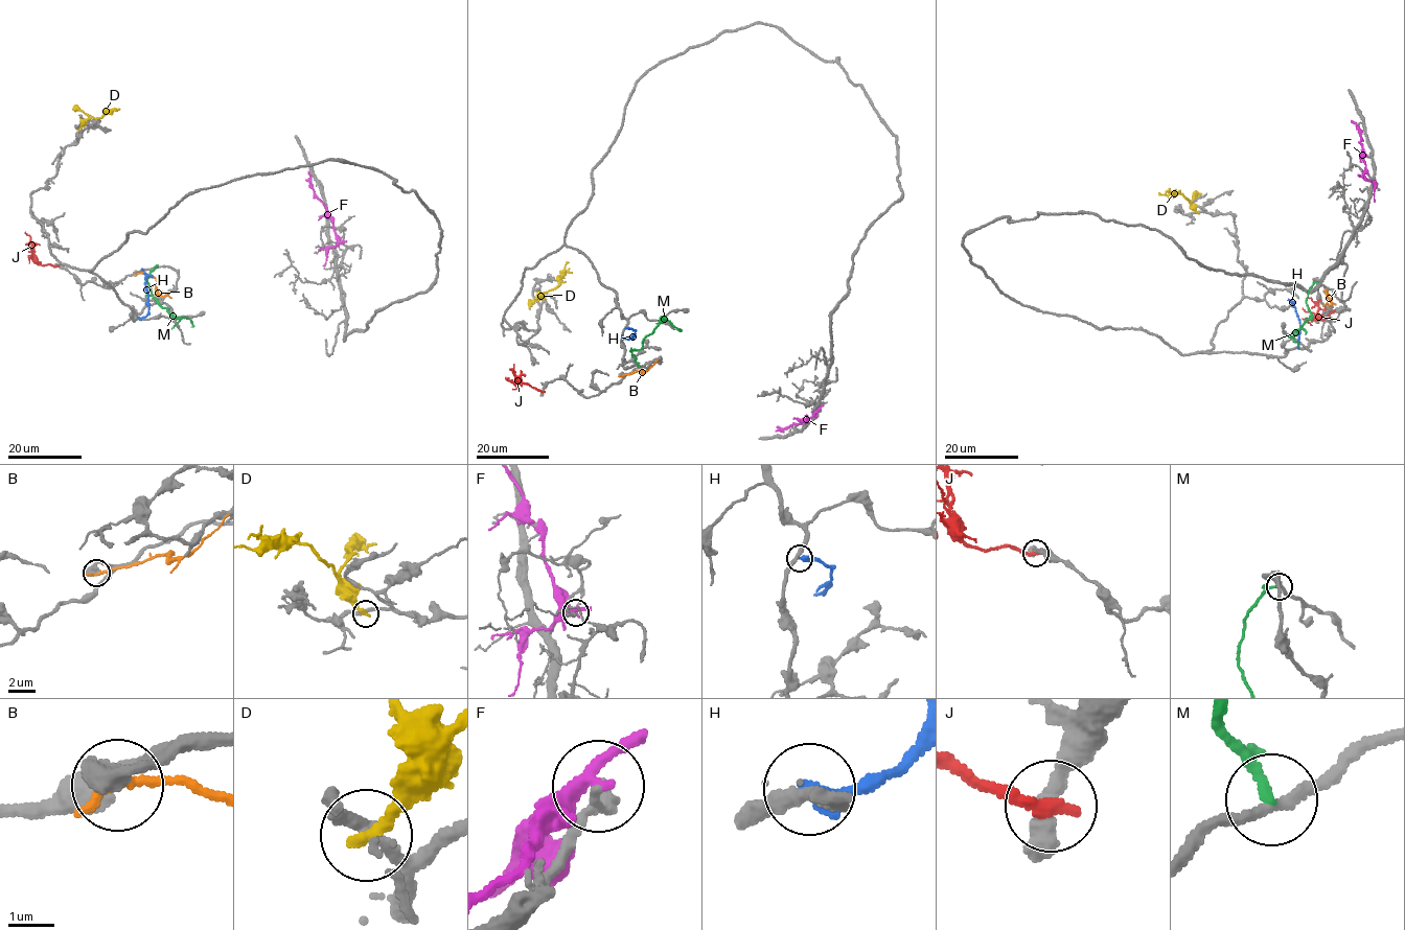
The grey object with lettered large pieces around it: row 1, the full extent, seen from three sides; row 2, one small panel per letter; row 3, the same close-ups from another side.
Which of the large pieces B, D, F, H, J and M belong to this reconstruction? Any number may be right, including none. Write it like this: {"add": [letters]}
{"add": []}

